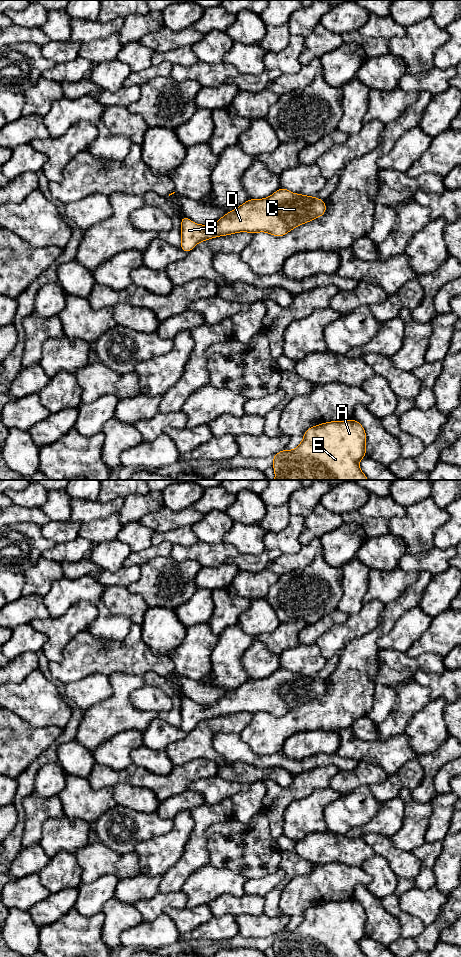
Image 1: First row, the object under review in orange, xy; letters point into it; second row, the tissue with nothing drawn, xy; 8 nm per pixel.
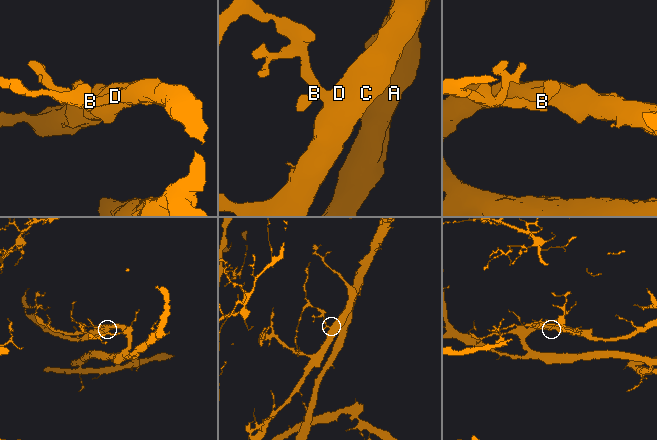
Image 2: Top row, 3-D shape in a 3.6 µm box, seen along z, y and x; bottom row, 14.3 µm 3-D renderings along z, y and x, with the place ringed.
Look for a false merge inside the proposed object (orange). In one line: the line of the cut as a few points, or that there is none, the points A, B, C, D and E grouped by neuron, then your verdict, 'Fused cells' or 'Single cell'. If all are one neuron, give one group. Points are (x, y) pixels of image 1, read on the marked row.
No split. Groups: A B C D E. Single cell

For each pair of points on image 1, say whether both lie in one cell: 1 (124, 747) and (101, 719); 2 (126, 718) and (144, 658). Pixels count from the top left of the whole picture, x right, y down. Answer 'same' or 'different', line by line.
1: different
2: different

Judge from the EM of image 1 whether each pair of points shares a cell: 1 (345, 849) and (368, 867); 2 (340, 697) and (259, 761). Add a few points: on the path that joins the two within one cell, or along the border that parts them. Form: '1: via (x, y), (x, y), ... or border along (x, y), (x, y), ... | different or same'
1: border along (376, 854), (368, 858), (360, 866) | different
2: border along (246, 744), (258, 754), (273, 754), (280, 751) | different

